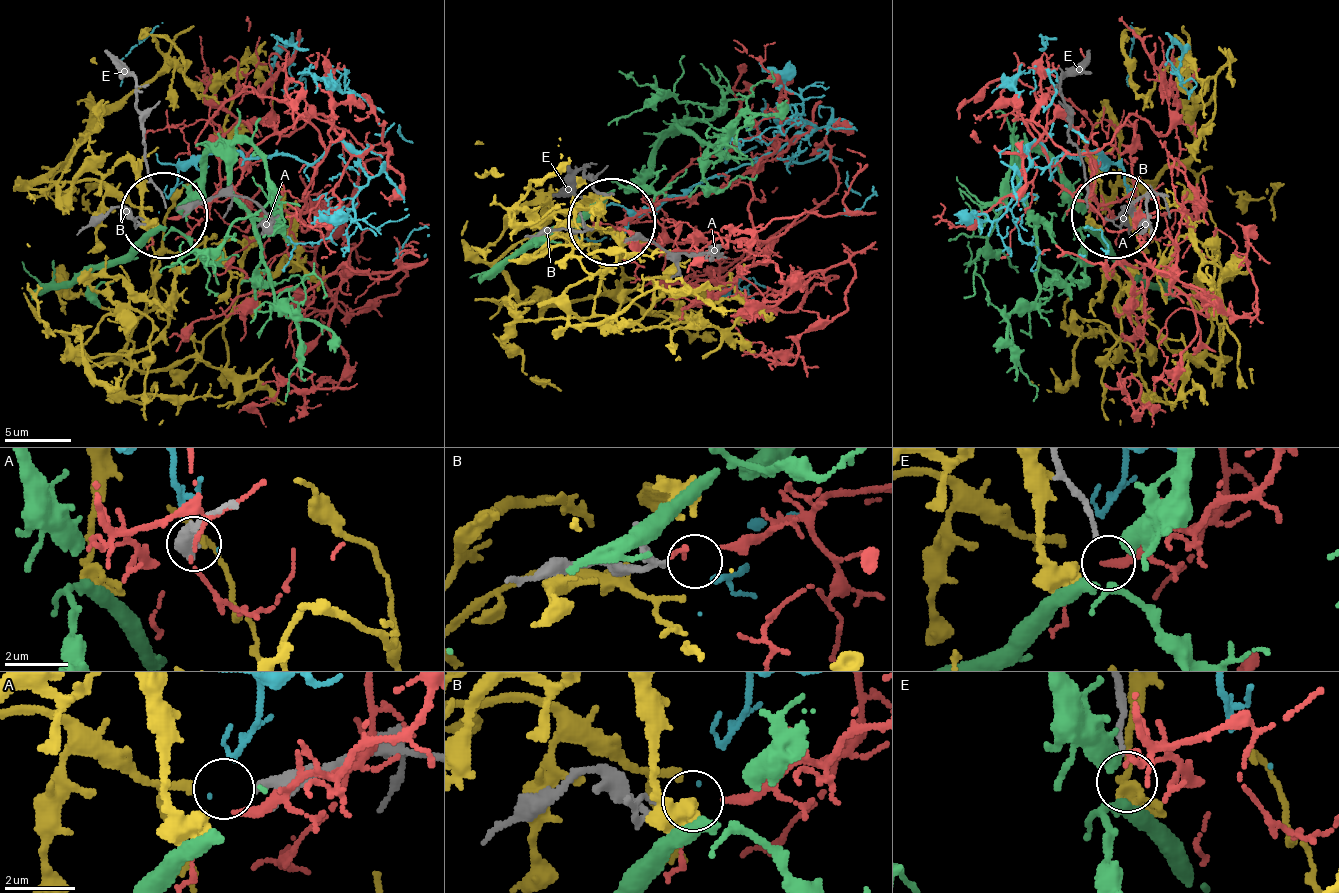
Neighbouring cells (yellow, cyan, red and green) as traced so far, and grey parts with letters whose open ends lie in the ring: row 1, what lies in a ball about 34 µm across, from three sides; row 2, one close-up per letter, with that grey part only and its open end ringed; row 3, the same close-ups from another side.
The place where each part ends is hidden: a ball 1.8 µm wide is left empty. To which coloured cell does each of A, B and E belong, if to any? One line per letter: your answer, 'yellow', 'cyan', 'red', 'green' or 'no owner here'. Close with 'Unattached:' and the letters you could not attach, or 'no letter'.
A: yellow
B: red
E: no owner here
Unattached: E

